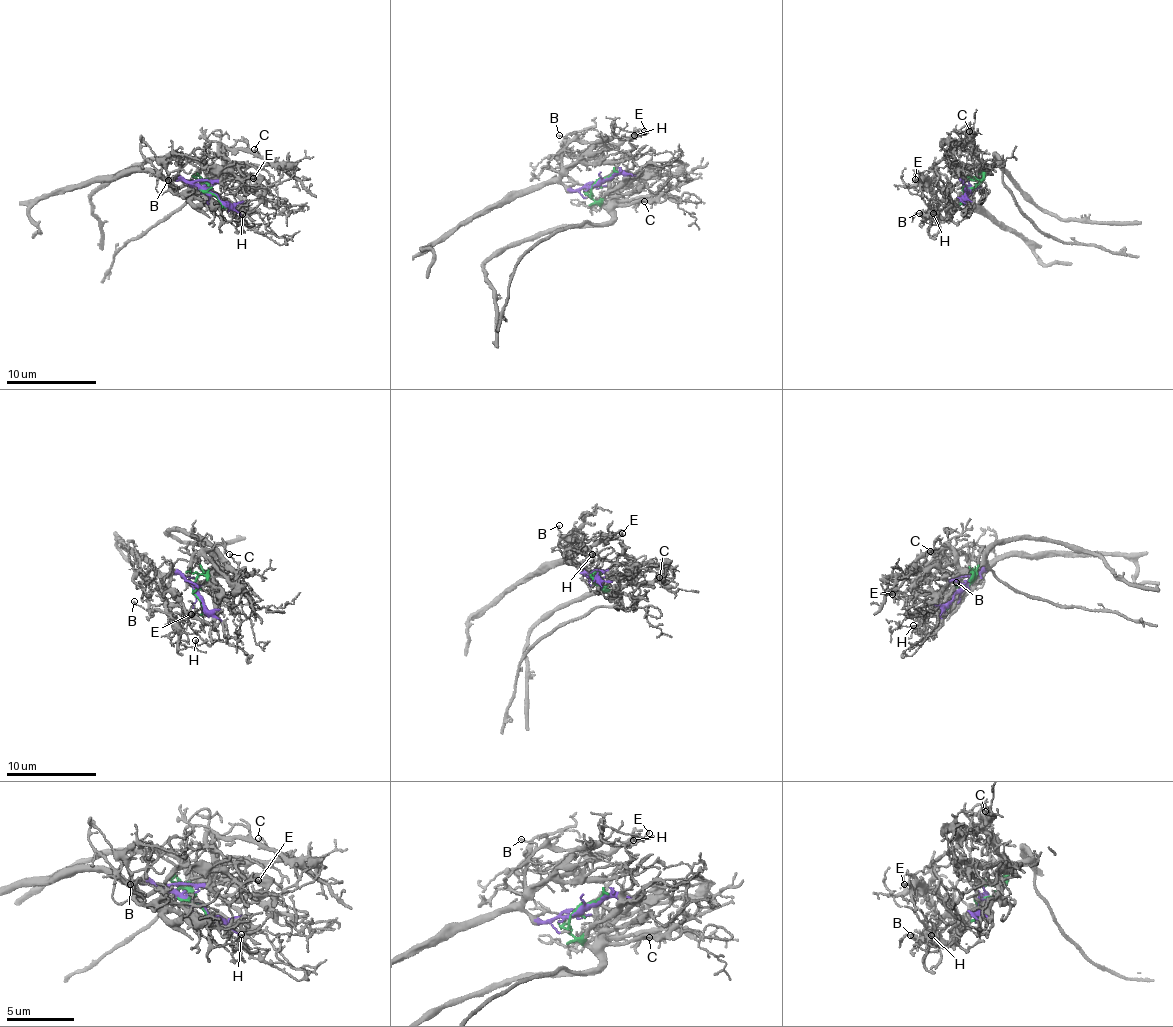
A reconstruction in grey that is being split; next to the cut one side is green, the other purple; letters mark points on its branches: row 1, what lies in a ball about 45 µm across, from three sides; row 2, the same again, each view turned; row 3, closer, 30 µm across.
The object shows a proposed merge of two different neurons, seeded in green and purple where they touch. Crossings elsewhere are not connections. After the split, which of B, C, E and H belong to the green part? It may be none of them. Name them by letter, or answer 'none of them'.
C

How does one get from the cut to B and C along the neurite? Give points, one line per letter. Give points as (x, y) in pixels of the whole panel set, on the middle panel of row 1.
B: (602, 179), (579, 188), (566, 185), (561, 175), (562, 154), (569, 139), (560, 136)
C: (602, 179), (591, 189), (593, 201), (613, 205), (655, 196), (644, 200)

